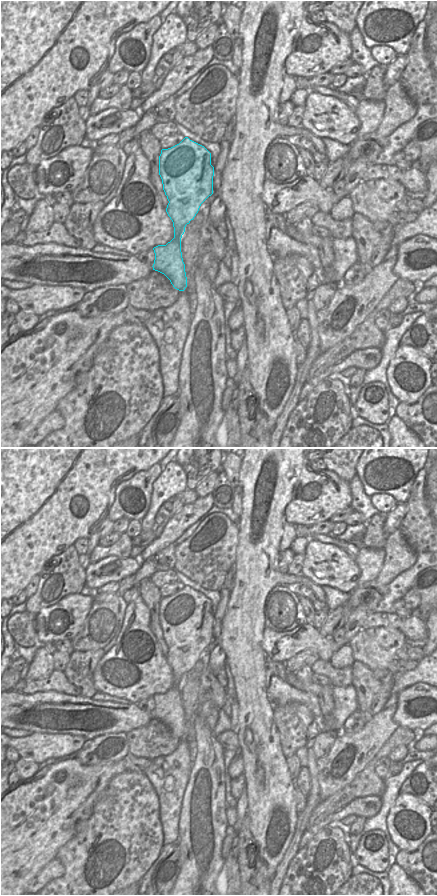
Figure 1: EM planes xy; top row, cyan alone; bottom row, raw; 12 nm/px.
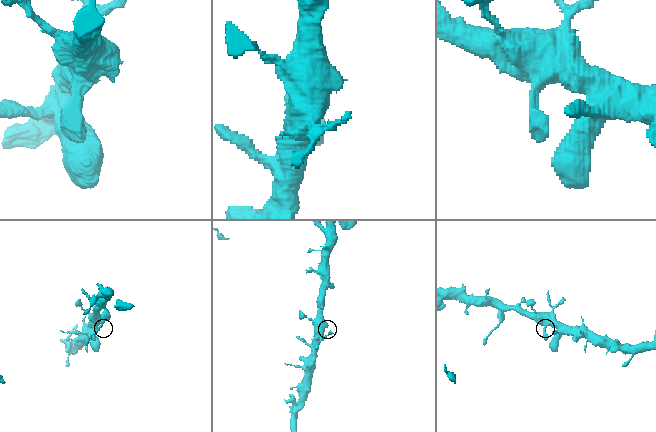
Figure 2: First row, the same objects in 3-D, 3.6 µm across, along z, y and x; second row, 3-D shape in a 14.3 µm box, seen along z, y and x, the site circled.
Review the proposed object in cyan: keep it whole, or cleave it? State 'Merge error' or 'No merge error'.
No merge error.

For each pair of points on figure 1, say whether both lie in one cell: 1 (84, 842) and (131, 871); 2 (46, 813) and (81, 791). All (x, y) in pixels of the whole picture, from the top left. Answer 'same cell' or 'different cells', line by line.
1: same cell
2: same cell

